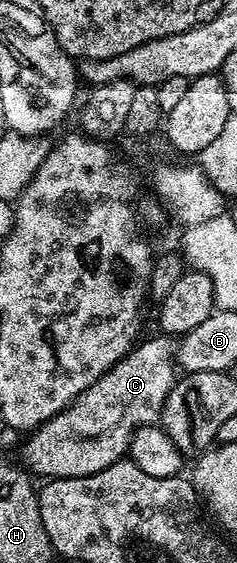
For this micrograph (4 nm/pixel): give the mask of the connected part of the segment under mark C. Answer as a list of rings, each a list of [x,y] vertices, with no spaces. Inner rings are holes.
[[[159,333],[156,336],[156,339],[144,338],[136,342],[120,363],[113,365],[101,378],[93,381],[93,385],[89,385],[87,391],[82,391],[64,411],[57,413],[26,436],[27,444],[23,447],[21,463],[32,476],[44,475],[42,478],[50,481],[101,473],[101,469],[109,469],[109,465],[119,462],[130,452],[131,438],[138,427],[149,427],[160,422],[165,401],[177,381],[177,343],[170,335]]]

